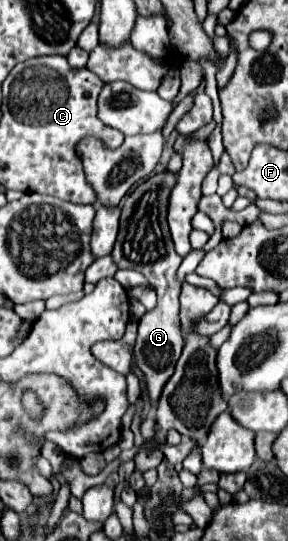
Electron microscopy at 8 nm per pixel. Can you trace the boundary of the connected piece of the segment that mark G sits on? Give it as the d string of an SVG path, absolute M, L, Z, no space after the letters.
M164 170L146 178L142 184L134 188L134 192L126 196L122 214L120 214L120 232L112 250L112 258L118 268L130 268L130 270L142 272L146 280L156 288L156 294L158 294L156 308L148 310L138 322L138 338L134 346L136 362L140 370L146 374L152 406L156 404L158 394L162 392L162 386L168 382L170 374L174 372L174 366L184 346L184 340L180 334L180 318L178 318L178 312L180 312L178 296L180 296L182 282L176 278L176 272L182 264L182 256L176 254L168 224L166 224L166 196L170 196L174 182L176 182L176 174Z

